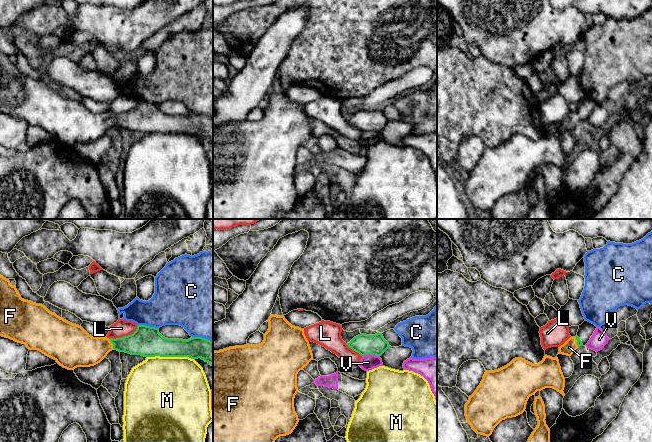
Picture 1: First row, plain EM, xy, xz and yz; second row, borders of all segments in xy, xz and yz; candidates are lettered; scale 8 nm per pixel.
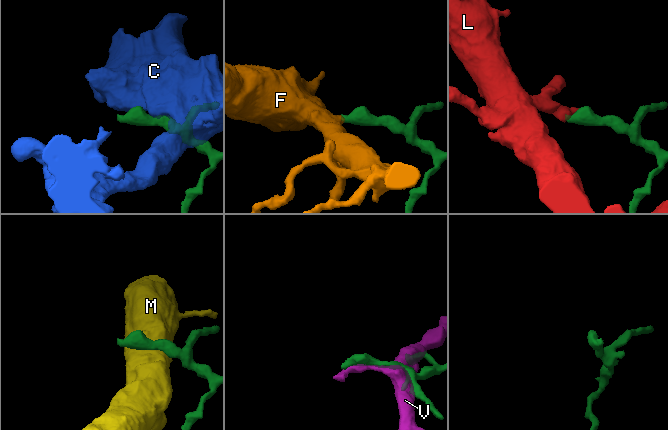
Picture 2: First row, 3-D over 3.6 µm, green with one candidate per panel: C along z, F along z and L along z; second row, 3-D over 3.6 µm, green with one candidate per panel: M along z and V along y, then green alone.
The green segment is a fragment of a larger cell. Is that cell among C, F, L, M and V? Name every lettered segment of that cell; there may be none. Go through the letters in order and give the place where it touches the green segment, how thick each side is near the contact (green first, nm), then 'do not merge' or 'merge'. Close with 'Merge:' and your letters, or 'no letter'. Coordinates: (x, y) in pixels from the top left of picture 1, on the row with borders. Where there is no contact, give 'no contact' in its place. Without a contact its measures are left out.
C: contact xy (148, 326); calibres 240 and 320 nm; do not merge
F: contact xy (112, 343); calibres 220 and 280 nm; merge
L: contact xy (124, 336); calibres 240 and 140 nm; do not merge
M: contact xy (171, 356); calibres 240 and 500 nm; do not merge
V: contact xz (370, 354); calibres 160 and 130 nm; do not merge
Merge: F

